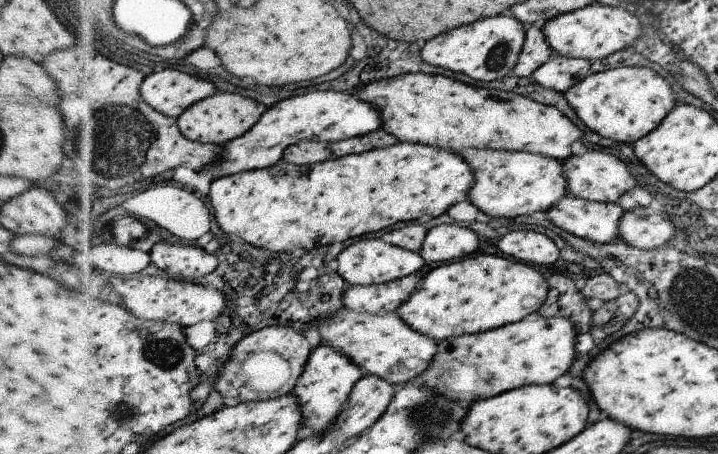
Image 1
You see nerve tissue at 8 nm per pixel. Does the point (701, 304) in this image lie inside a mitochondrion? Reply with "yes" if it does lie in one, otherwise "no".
yes

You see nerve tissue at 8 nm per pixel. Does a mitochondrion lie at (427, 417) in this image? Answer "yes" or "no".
yes

